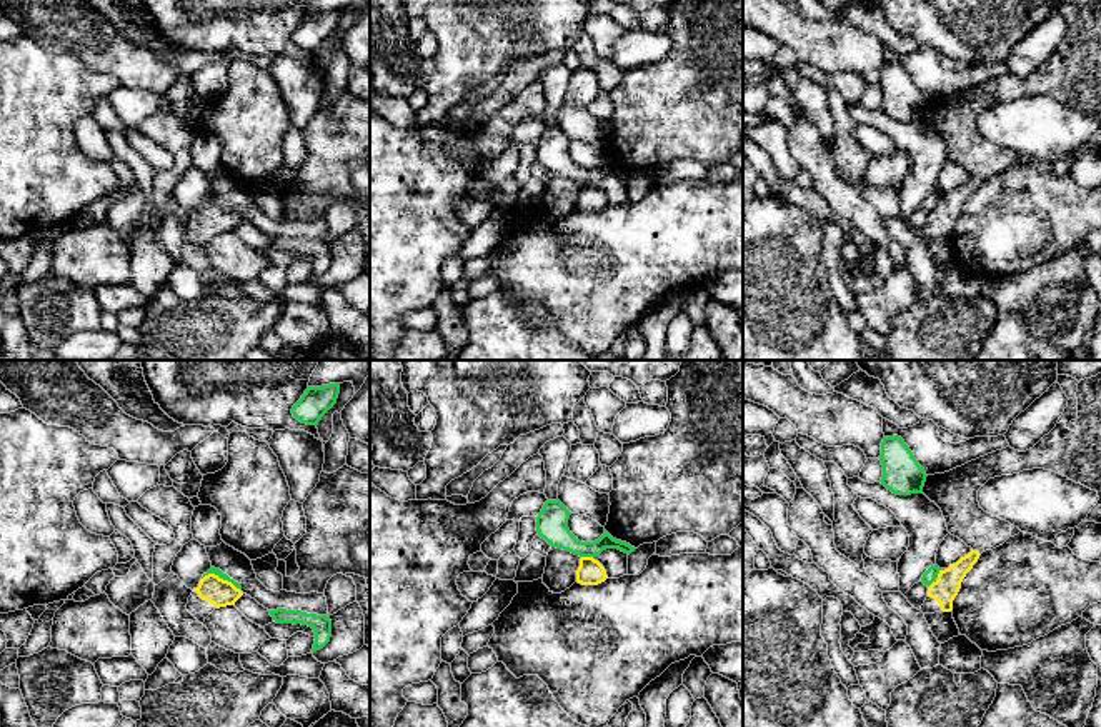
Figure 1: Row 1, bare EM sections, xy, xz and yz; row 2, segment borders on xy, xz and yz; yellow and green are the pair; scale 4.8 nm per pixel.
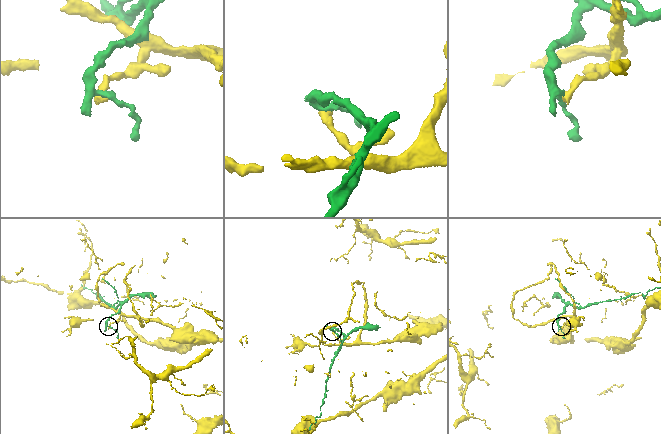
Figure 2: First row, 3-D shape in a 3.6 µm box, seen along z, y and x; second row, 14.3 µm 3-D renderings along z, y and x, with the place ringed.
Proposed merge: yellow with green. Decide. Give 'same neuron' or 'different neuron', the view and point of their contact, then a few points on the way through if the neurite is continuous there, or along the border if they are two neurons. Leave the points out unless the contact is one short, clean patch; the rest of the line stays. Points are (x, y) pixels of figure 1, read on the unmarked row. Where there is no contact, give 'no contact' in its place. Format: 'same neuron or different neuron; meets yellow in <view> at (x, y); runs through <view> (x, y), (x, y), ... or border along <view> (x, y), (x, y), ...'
different neuron; meets yellow in xy at (222, 205); border along xy (202, 204), (217, 200), (240, 217)

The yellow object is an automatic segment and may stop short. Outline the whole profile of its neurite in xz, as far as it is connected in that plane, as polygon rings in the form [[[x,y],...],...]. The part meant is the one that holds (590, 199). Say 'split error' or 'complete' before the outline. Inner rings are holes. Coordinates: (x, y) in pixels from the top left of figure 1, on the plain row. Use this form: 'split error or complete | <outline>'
complete | [[[581,183],[576,197],[576,208],[581,212],[598,212],[608,205],[605,193],[593,183]]]

